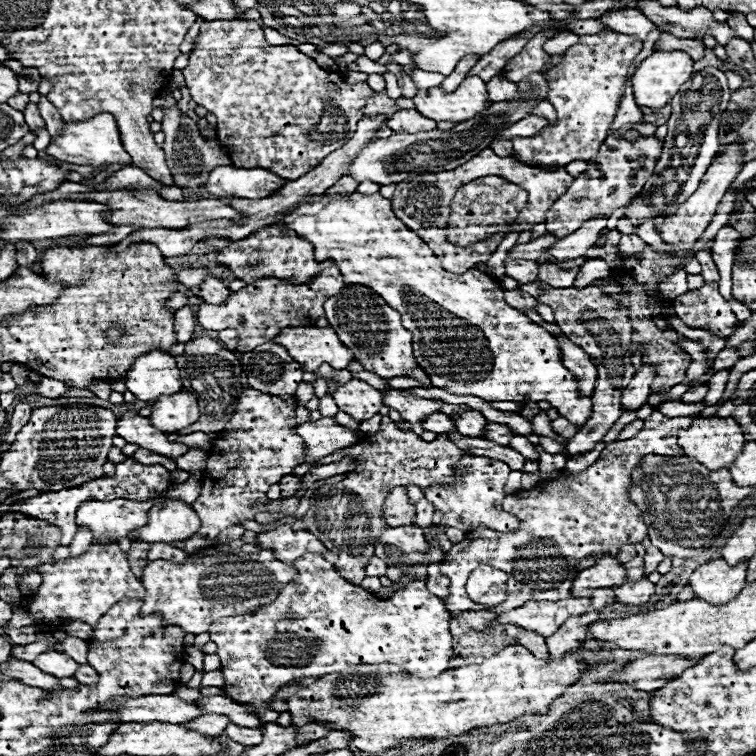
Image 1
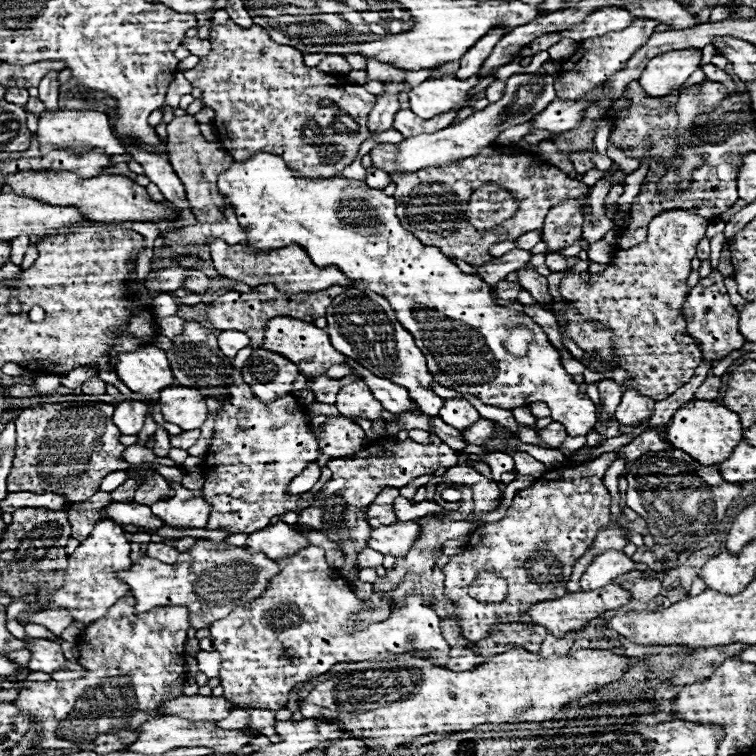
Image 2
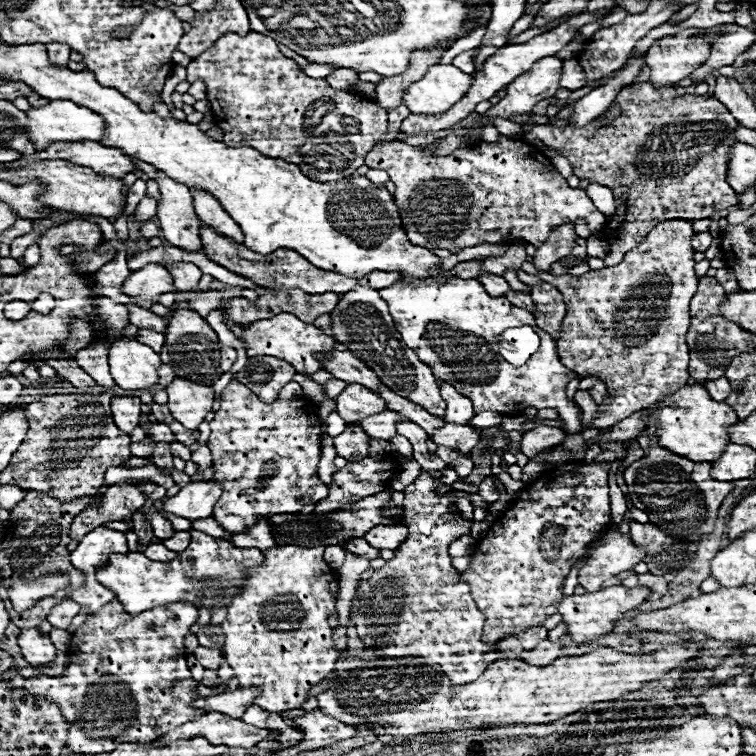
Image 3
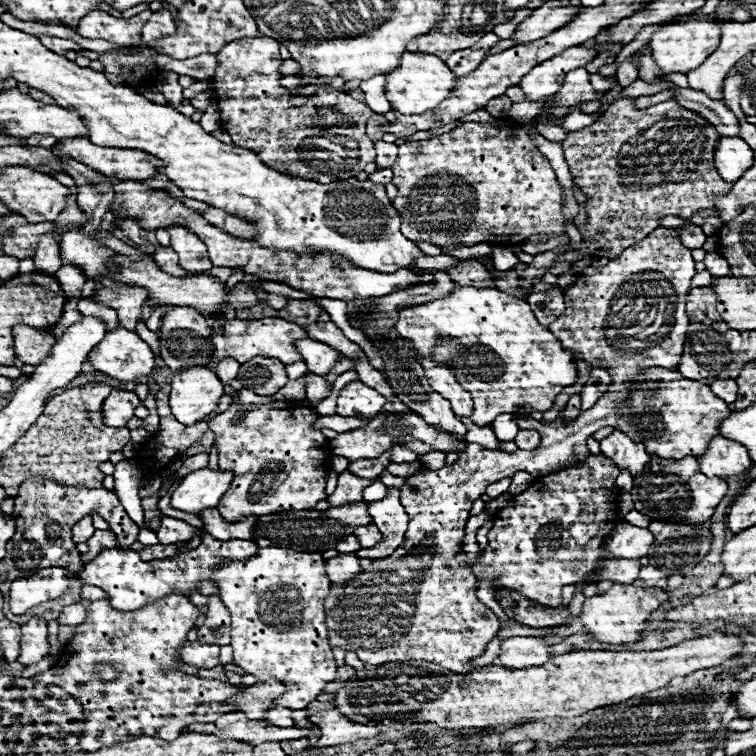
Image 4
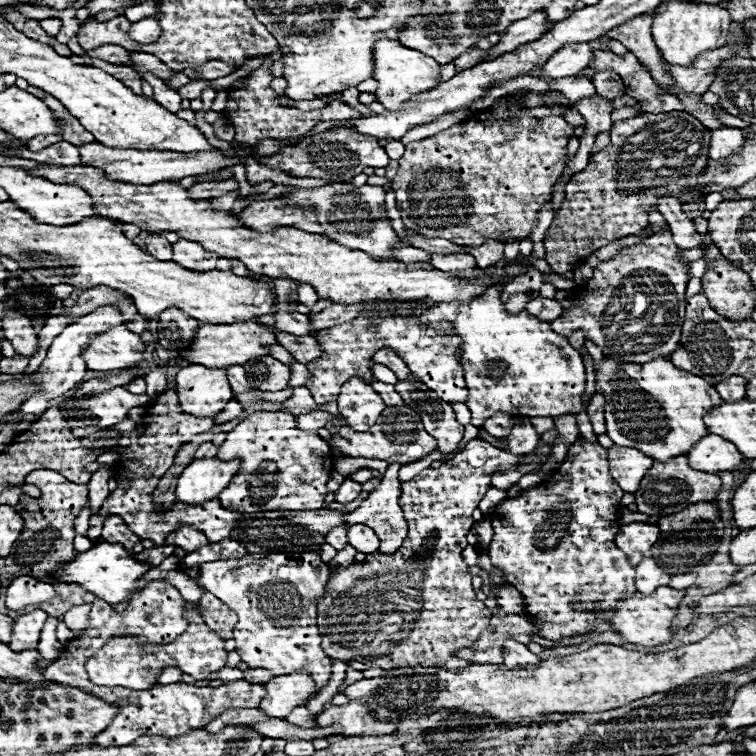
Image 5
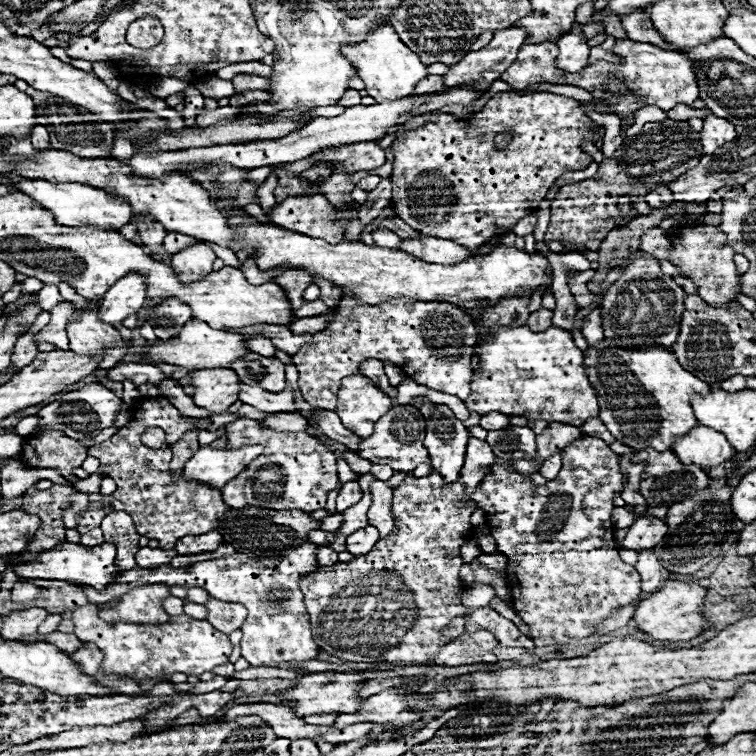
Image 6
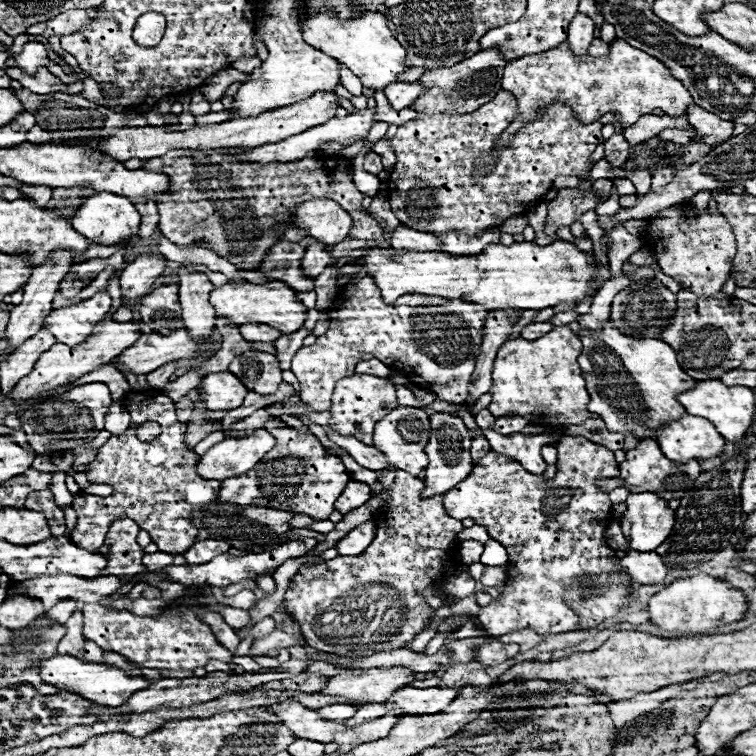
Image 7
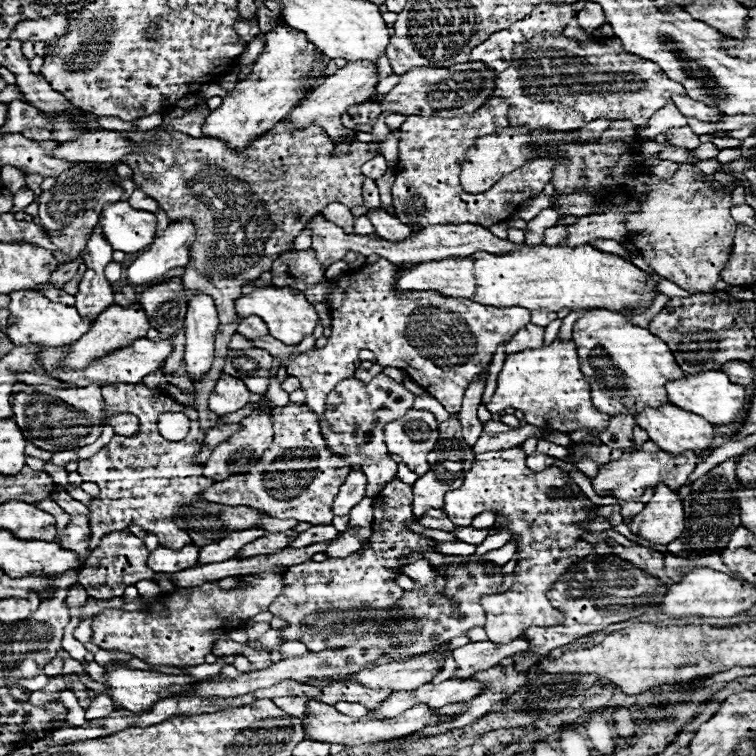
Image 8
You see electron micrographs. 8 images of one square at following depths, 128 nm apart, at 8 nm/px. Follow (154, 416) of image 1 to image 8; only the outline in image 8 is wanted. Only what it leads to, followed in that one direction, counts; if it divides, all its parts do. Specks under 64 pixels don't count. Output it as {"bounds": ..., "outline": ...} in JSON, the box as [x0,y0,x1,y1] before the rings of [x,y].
{"bounds":[208,374,250,416],"outline":[[[224,374],[222,378],[218,378],[216,388],[210,394],[208,408],[214,414],[224,416],[224,414],[230,414],[230,412],[244,408],[248,402],[250,402],[250,390],[244,386],[244,382]]]}

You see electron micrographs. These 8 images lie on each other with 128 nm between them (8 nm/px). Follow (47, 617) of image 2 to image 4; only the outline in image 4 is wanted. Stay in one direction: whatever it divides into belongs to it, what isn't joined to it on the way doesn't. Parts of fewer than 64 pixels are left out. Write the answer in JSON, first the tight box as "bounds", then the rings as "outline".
{"bounds":[56,602,84,626],"outline":[[[76,602],[76,604],[66,606],[56,620],[62,626],[78,626],[78,624],[82,624],[84,622],[84,608],[82,608],[82,604]]]}

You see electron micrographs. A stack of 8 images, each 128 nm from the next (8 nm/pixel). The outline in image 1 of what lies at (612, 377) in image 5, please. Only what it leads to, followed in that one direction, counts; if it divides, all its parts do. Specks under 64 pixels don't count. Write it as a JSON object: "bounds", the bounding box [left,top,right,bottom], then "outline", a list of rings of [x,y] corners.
{"bounds":[678,418,744,470],"outline":[[[696,418],[688,430],[682,430],[678,434],[678,442],[684,448],[684,454],[700,464],[704,464],[708,470],[720,470],[728,468],[744,448],[744,434],[734,418]]]}

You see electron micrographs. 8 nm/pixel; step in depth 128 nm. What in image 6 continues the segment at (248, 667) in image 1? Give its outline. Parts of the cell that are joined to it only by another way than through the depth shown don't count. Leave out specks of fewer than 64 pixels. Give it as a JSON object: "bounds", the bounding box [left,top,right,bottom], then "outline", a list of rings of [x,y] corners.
{"bounds":[84,542,320,666],"outline":[[[306,542],[298,548],[286,550],[280,558],[258,558],[254,554],[234,554],[216,560],[196,562],[190,568],[172,568],[170,564],[156,568],[132,568],[124,570],[120,578],[108,586],[104,592],[92,590],[84,586],[86,596],[92,604],[114,600],[128,590],[142,584],[168,584],[182,588],[204,588],[212,598],[222,602],[238,602],[248,610],[248,616],[242,624],[242,658],[250,662],[250,666],[282,666],[282,664],[302,664],[308,660],[316,660],[320,654],[318,644],[312,640],[310,618],[304,606],[304,594],[300,590],[300,578],[306,578],[320,568],[316,562],[318,546]]]}

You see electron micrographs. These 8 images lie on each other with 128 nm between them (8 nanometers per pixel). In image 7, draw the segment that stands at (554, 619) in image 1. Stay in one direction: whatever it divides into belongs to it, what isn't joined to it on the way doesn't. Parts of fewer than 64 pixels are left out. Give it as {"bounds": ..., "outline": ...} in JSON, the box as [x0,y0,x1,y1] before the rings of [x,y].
{"bounds":[648,574,748,636],"outline":[[[696,574],[692,578],[678,578],[670,586],[666,586],[662,592],[654,594],[648,602],[648,616],[650,616],[650,622],[658,626],[660,630],[674,636],[684,636],[684,634],[706,632],[706,626],[714,620],[736,622],[744,616],[746,606],[748,606],[746,598],[740,590],[708,574]]]}

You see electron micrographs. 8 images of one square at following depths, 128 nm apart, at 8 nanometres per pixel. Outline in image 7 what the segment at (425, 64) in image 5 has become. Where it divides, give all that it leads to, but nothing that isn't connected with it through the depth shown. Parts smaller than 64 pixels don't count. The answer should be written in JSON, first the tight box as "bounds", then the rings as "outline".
{"bounds":[302,12,408,90],"outline":[[[320,12],[304,22],[302,32],[308,44],[346,64],[362,80],[364,88],[384,90],[388,84],[398,82],[398,76],[408,70],[406,50],[400,46],[400,42],[388,28],[388,18],[380,12],[366,12],[360,18],[352,18],[346,22],[336,20],[328,12]]]}

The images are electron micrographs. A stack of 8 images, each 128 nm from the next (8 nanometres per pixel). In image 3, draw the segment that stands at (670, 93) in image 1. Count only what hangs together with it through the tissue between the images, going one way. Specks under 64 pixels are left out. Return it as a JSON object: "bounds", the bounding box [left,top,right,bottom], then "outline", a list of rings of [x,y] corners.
{"bounds":[644,28,710,88],"outline":[[[688,28],[676,36],[666,36],[662,38],[662,42],[650,46],[644,60],[650,68],[650,82],[656,88],[676,86],[708,60],[710,44],[702,38],[692,40],[690,36],[696,32],[698,28]]]}

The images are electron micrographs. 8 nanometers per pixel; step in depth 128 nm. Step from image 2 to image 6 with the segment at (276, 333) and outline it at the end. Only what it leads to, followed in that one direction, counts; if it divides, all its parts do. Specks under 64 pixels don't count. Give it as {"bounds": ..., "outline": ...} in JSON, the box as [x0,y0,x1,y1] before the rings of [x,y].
{"bounds":[146,318,250,370],"outline":[[[192,318],[180,332],[180,336],[170,338],[168,342],[156,342],[152,348],[146,348],[146,356],[154,362],[166,362],[174,366],[184,366],[188,370],[204,370],[204,368],[230,368],[232,362],[244,358],[250,350],[246,348],[248,336],[232,332],[232,330],[214,330],[206,322],[198,322]]]}

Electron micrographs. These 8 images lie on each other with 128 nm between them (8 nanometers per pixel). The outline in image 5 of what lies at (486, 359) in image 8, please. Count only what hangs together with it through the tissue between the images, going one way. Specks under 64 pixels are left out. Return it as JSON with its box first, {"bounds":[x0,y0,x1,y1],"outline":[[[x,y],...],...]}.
{"bounds":[306,308,468,404],"outline":[[[416,308],[410,316],[390,316],[382,320],[378,326],[368,324],[364,316],[338,324],[326,330],[320,330],[316,334],[324,356],[308,366],[308,372],[312,374],[306,388],[312,392],[314,400],[318,404],[326,404],[338,398],[340,386],[352,378],[362,376],[368,380],[368,362],[380,348],[392,348],[396,354],[408,364],[410,372],[416,374],[430,390],[440,394],[446,402],[466,402],[468,388],[464,384],[464,370],[460,366],[460,338],[454,332],[452,322],[436,322],[430,326],[418,324],[418,316],[424,312],[424,308]]]}

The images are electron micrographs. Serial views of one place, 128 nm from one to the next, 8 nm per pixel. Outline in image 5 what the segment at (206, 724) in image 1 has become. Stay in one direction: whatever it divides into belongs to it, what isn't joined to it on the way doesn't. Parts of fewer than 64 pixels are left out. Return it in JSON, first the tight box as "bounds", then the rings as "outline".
{"bounds":[286,706,316,726],"outline":[[[296,706],[296,708],[288,714],[286,722],[298,724],[298,726],[316,726],[316,720],[314,720],[314,716],[306,710],[306,706]]]}

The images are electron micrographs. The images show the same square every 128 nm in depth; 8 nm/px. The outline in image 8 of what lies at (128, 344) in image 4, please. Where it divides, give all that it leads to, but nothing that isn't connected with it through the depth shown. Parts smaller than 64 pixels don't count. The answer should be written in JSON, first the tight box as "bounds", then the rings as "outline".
{"bounds":[6,290,90,346],"outline":[[[16,290],[10,294],[10,316],[16,318],[16,324],[6,328],[6,336],[14,344],[36,342],[42,346],[68,346],[76,342],[88,328],[90,320],[82,318],[74,306],[64,306],[58,302],[48,302],[36,290]]]}

